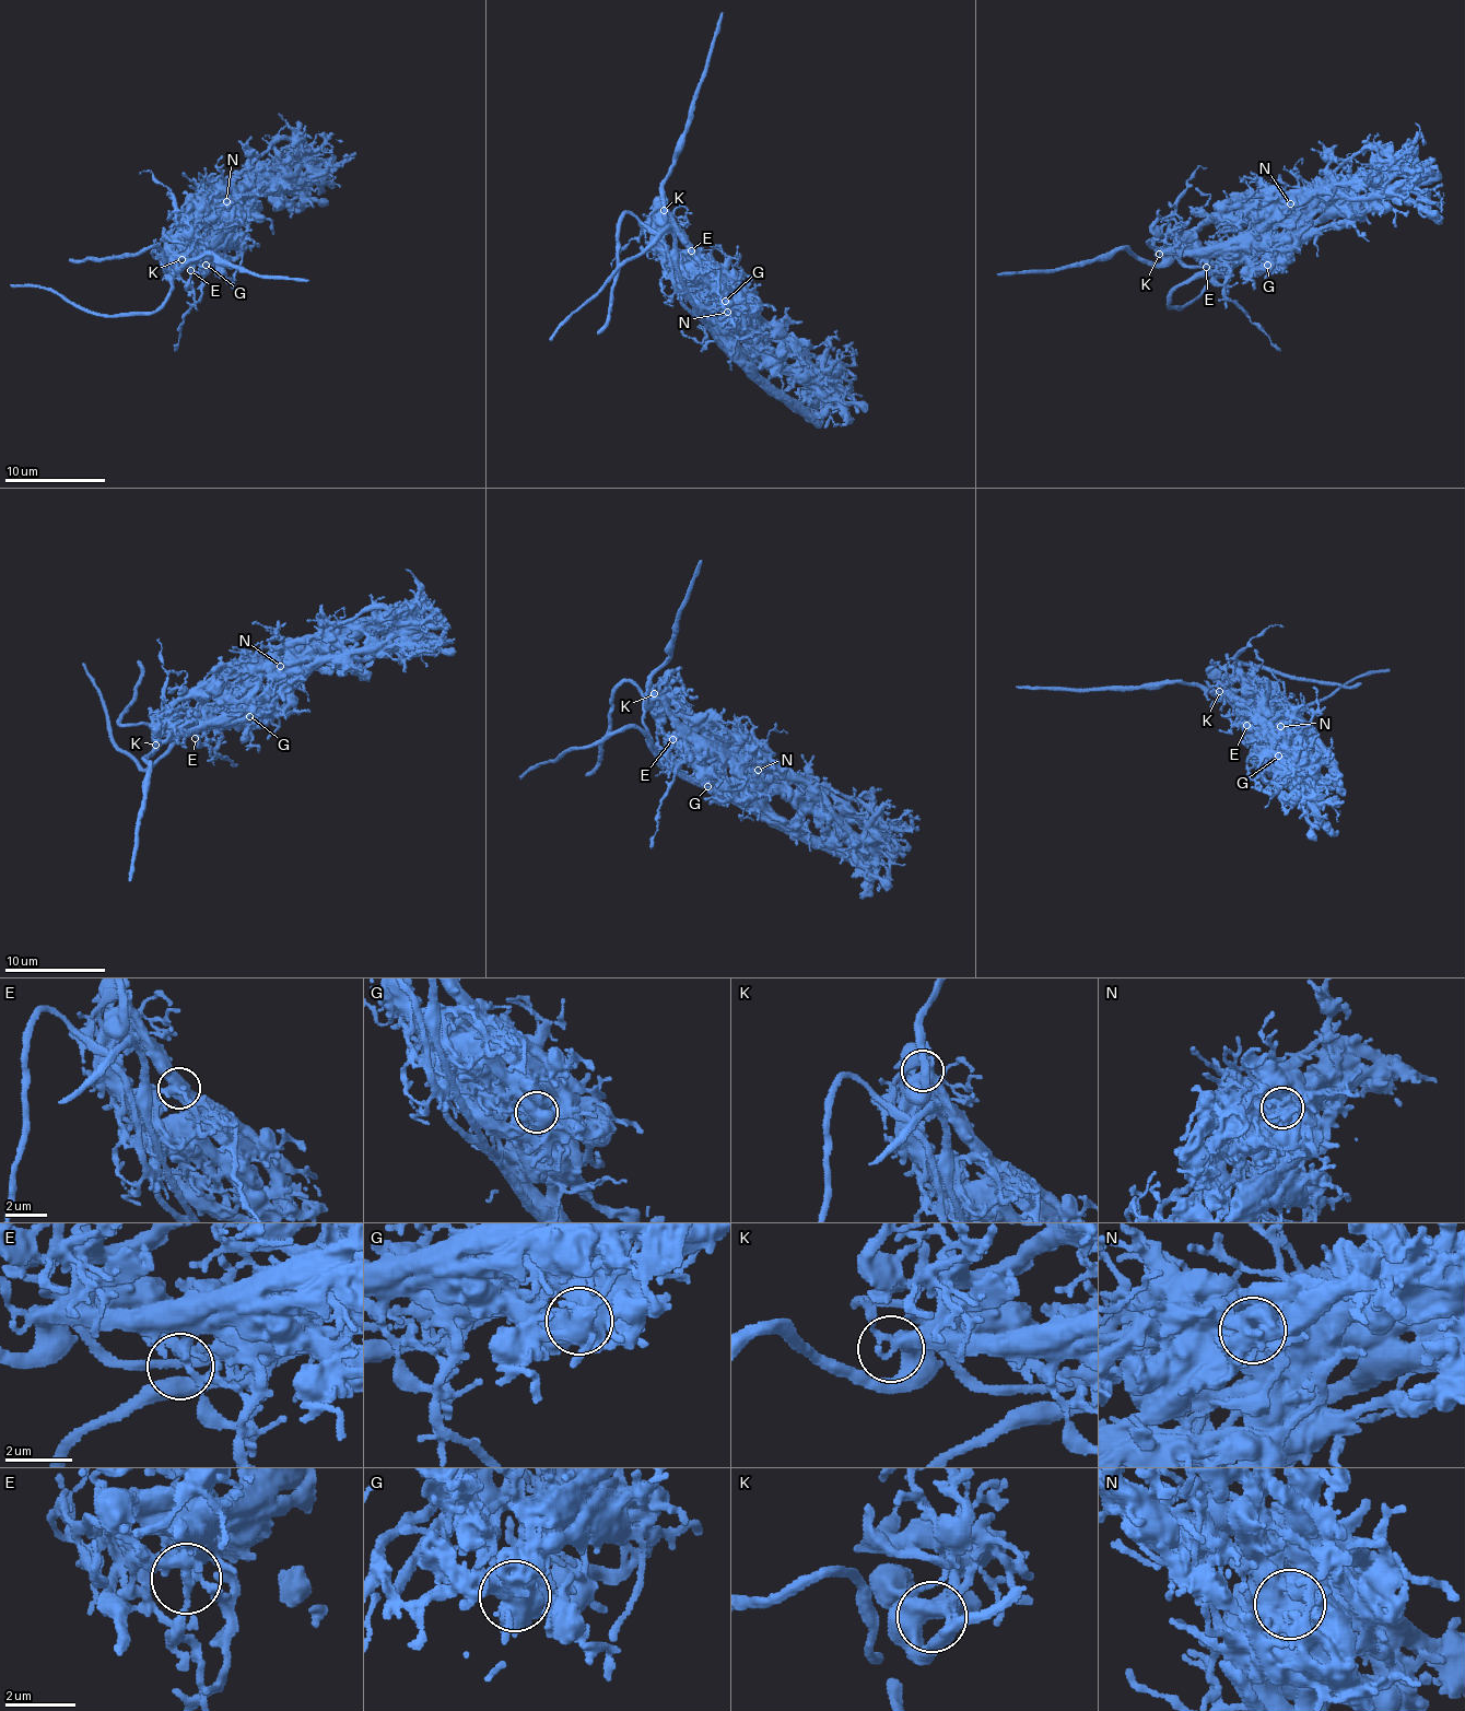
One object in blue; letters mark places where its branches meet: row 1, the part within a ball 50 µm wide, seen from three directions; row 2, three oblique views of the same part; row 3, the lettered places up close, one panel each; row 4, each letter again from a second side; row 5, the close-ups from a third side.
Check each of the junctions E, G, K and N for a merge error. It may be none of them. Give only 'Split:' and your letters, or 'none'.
Split: G, N

